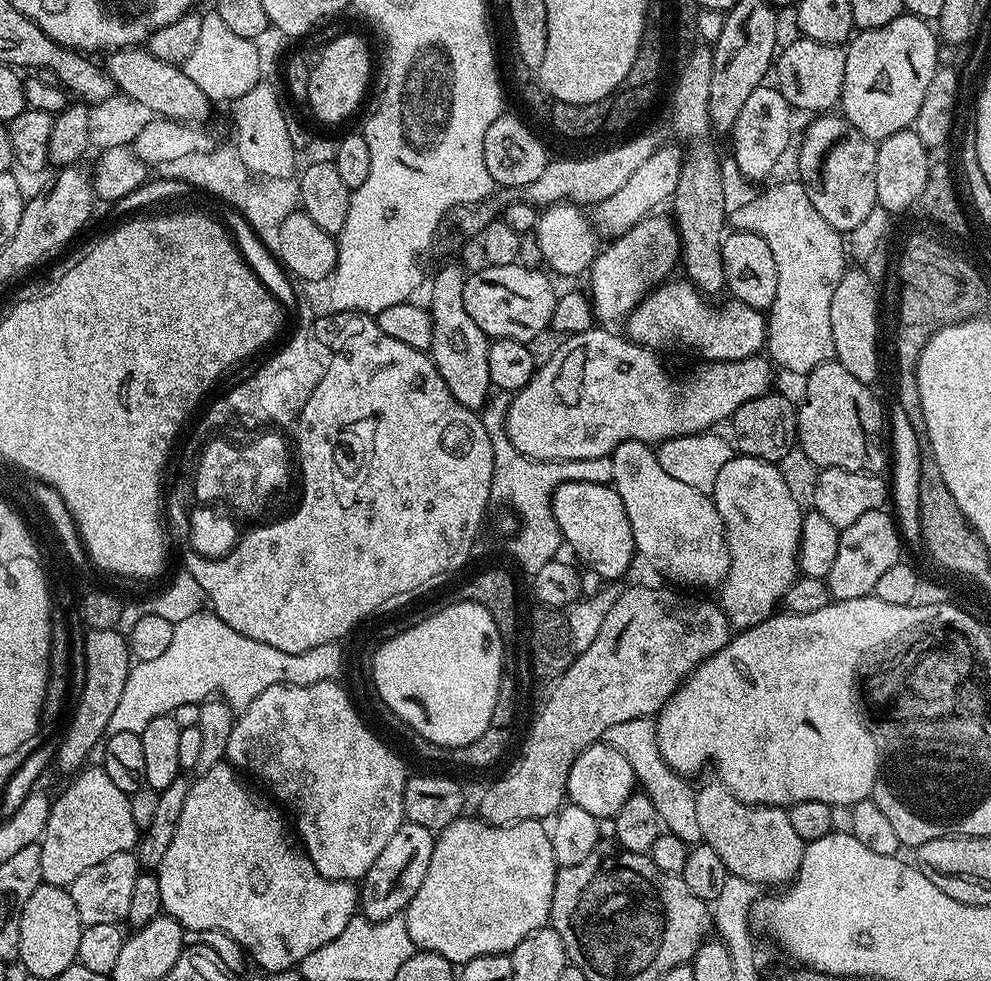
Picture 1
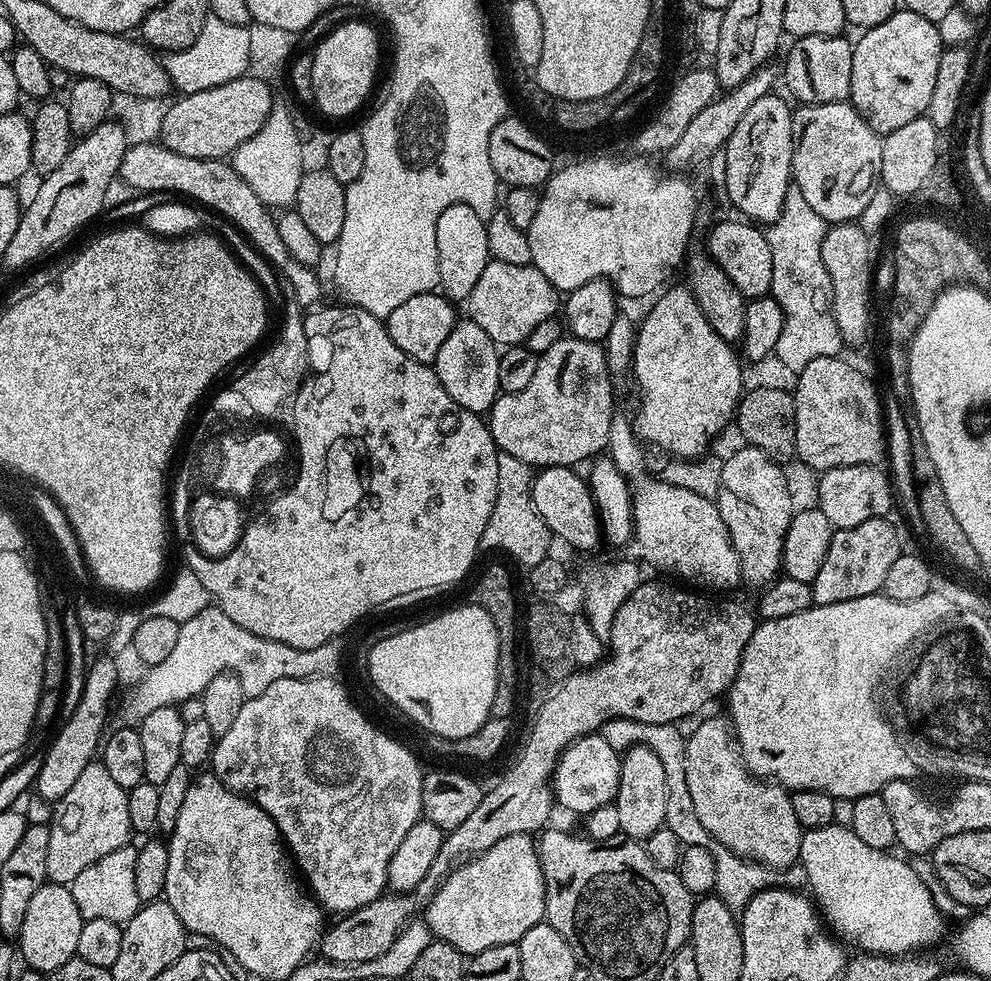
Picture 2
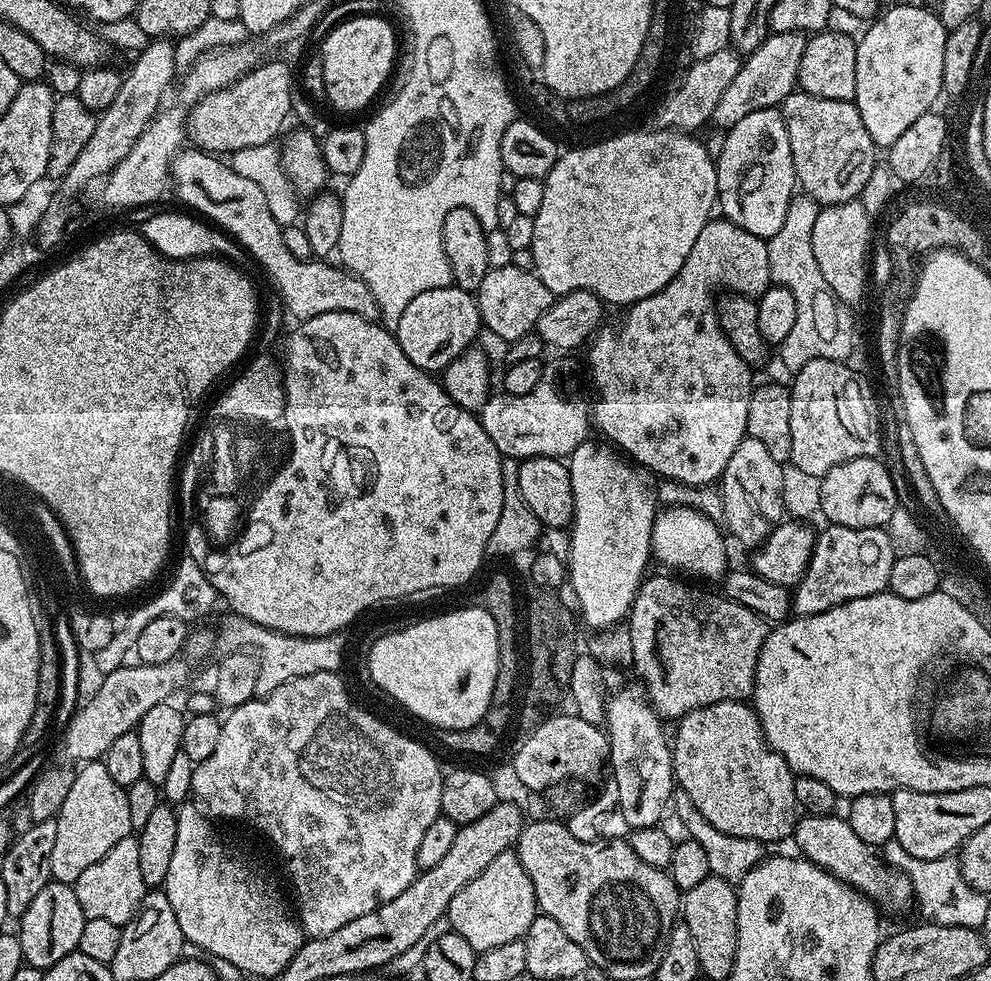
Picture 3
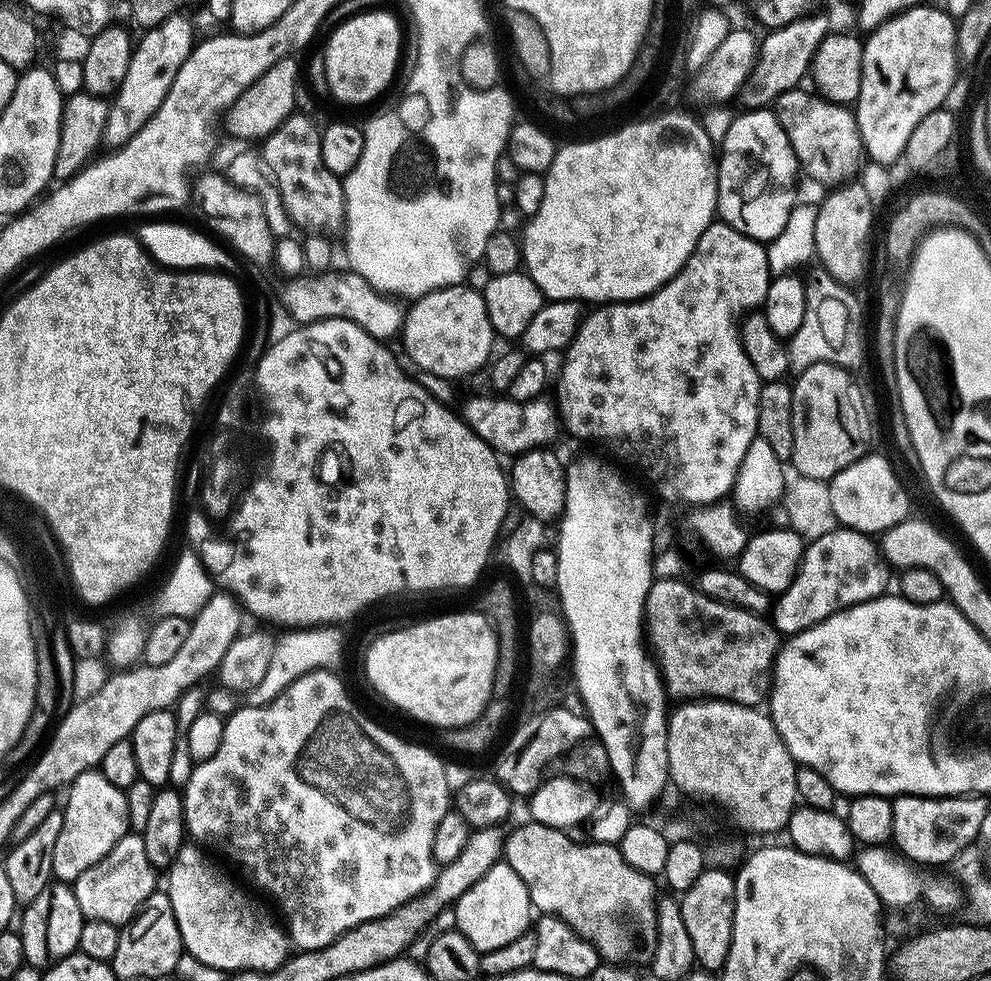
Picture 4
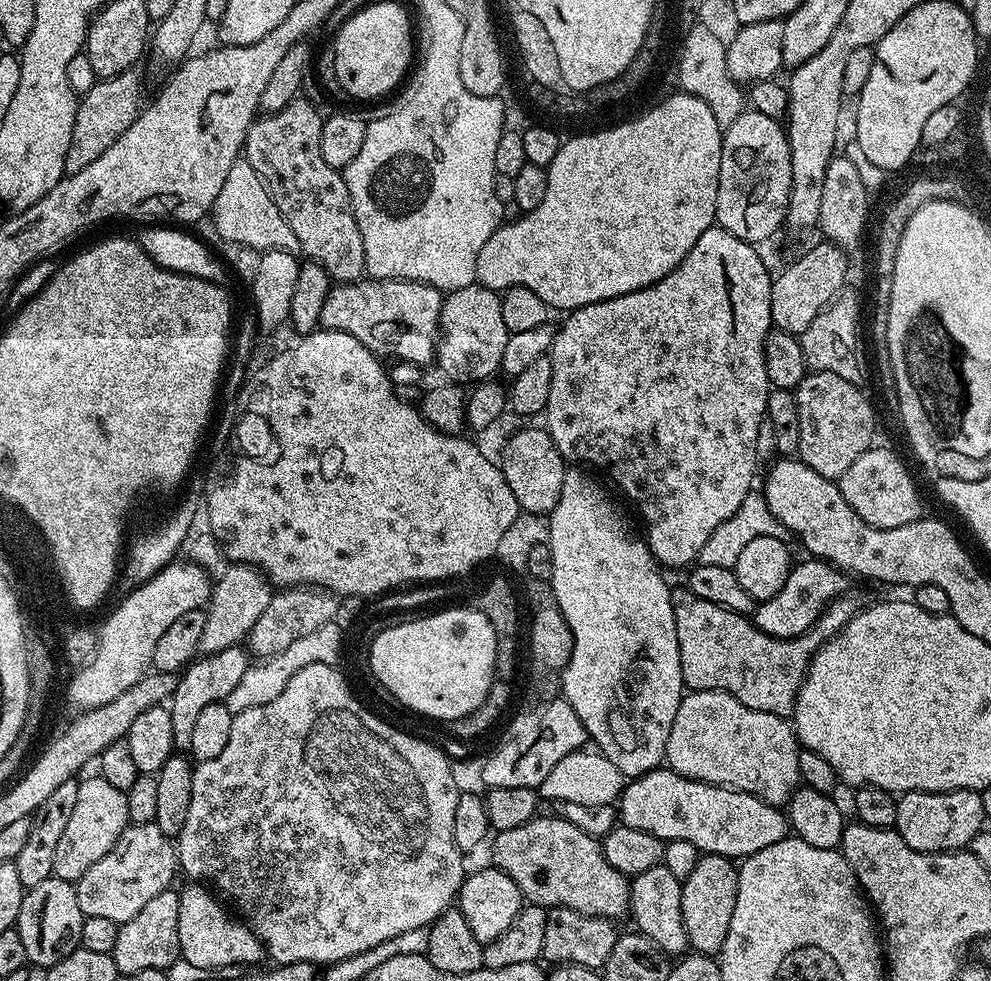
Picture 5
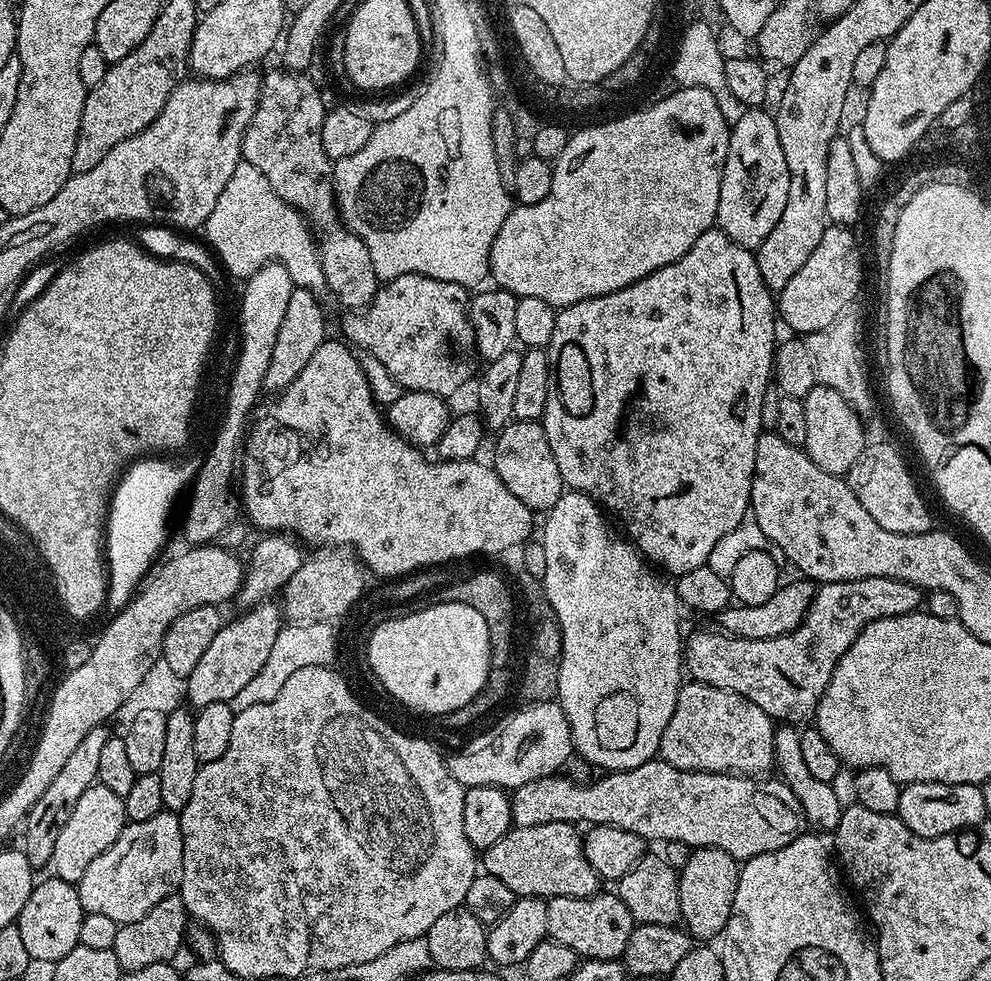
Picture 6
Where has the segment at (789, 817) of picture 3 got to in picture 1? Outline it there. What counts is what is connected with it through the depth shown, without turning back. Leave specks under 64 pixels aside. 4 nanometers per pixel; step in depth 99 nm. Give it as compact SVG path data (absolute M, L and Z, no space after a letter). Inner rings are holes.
M723 786L700 788L696 793L697 822L701 841L710 845L726 862L729 874L759 886L785 885L795 880L802 866L806 841L792 829L787 811L766 804L743 804Z

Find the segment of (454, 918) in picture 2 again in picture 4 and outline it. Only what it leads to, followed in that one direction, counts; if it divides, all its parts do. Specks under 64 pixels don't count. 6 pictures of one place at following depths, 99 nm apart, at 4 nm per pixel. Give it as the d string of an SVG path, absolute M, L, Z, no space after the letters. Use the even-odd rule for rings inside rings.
M503 862L486 870L483 878L474 882L474 886L470 886L470 890L466 890L466 894L456 900L454 911L455 931L464 935L481 954L514 942L514 938L529 931L534 920L532 899L526 890L526 882L522 882L510 865Z

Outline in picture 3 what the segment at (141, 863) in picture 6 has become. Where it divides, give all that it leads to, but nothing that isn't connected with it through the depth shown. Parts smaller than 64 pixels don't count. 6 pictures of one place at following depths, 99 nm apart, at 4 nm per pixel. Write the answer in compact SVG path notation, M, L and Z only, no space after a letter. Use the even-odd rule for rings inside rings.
M136 836L122 838L106 858L98 858L94 866L82 870L74 885L78 906L82 906L85 920L103 918L121 926L128 923L144 902L146 889L142 880L142 869L138 859Z

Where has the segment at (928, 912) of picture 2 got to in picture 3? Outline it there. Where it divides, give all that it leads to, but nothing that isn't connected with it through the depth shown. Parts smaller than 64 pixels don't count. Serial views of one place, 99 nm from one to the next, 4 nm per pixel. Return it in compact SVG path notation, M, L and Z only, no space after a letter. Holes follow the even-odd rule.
M801 815L794 829L795 840L797 846L801 848L799 851L803 859L818 865L831 876L844 880L850 887L857 888L877 905L885 904L888 908L904 908L907 904L913 903L912 887L906 874L885 863L873 845L862 842L862 838L858 838L854 830L850 830L847 820L833 815Z

